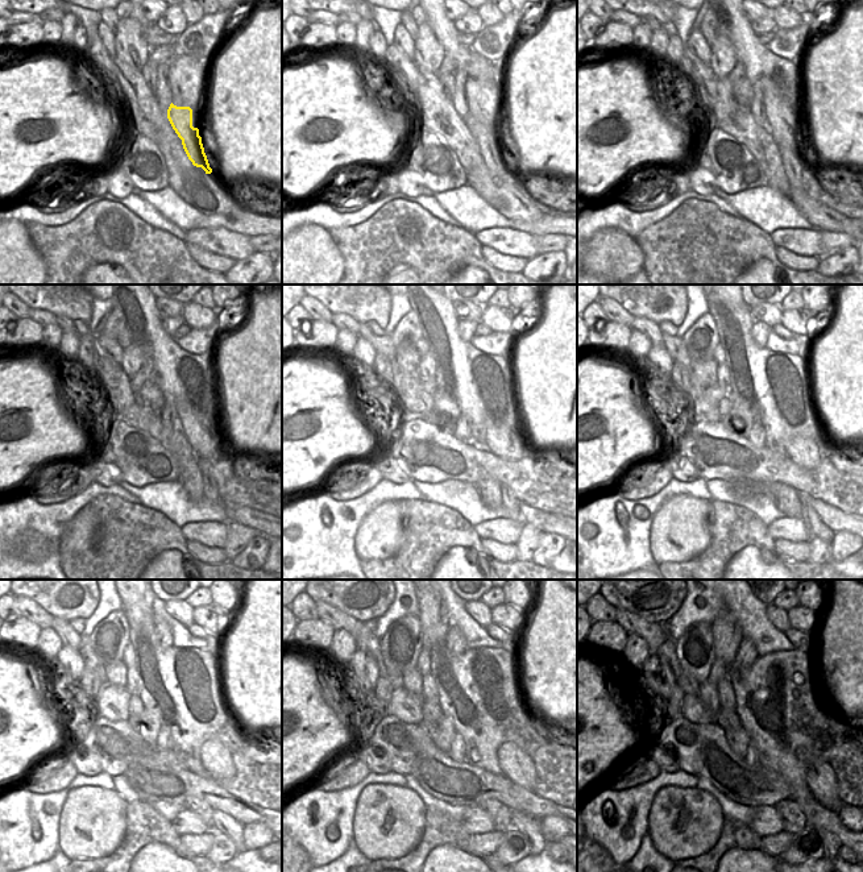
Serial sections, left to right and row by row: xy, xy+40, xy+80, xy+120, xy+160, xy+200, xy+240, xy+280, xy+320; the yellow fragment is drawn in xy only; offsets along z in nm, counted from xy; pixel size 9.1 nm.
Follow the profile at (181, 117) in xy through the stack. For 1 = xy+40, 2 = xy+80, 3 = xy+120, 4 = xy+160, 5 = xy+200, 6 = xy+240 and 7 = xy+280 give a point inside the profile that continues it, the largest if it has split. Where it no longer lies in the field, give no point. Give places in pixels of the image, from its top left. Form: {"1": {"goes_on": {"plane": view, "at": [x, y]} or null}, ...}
{"1": {"goes_on": {"plane": "xy+40", "at": [496, 161]}}, "2": {"goes_on": {"plane": "xy+80", "at": [793, 169]}}, "3": {"goes_on": {"plane": "xy+120", "at": [210, 489]}}, "4": {"goes_on": {"plane": "xy+160", "at": [510, 501]}}, "5": {"goes_on": {"plane": "xy+200", "at": [816, 527]}}, "6": {"goes_on": {"plane": "xy+240", "at": [223, 822]}}, "7": {"goes_on": {"plane": "xy+280", "at": [530, 827]}}}

